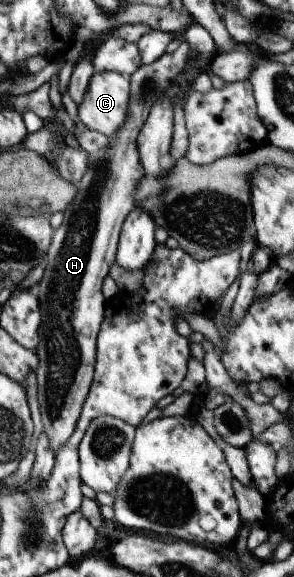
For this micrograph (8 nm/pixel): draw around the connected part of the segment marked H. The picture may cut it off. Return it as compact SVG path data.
M181 40L178 47L172 53L163 53L156 61L153 61L149 64L142 64L136 71L133 71L129 76L129 96L127 101L127 118L124 120L123 126L119 127L119 130L110 137L107 137L108 147L98 149L97 151L88 152L87 155L87 168L84 172L84 175L80 178L80 181L76 184L76 193L72 198L70 205L66 206L66 209L62 212L62 221L60 226L53 231L45 259L45 268L43 269L42 277L39 279L37 300L40 306L40 327L39 327L39 342L34 349L34 353L38 358L38 365L35 371L36 377L36 395L38 402L38 409L40 414L40 419L43 425L43 431L46 433L47 440L49 441L50 449L54 452L53 457L55 458L55 453L59 447L67 442L67 439L72 435L74 431L79 413L81 412L81 407L83 406L86 394L88 393L92 378L93 378L93 365L95 362L95 345L97 333L102 323L102 318L105 316L105 297L101 292L101 285L103 284L103 279L108 276L108 269L110 265L115 262L115 253L117 250L117 241L119 238L119 233L127 216L127 213L133 208L133 197L135 194L136 186L138 182L143 177L144 173L141 170L139 155L137 152L137 143L136 138L140 133L140 128L144 125L146 116L148 115L148 110L152 107L152 104L160 98L162 95L166 95L164 90L176 78L176 75L183 70L185 63L187 62L189 45L184 40Z

